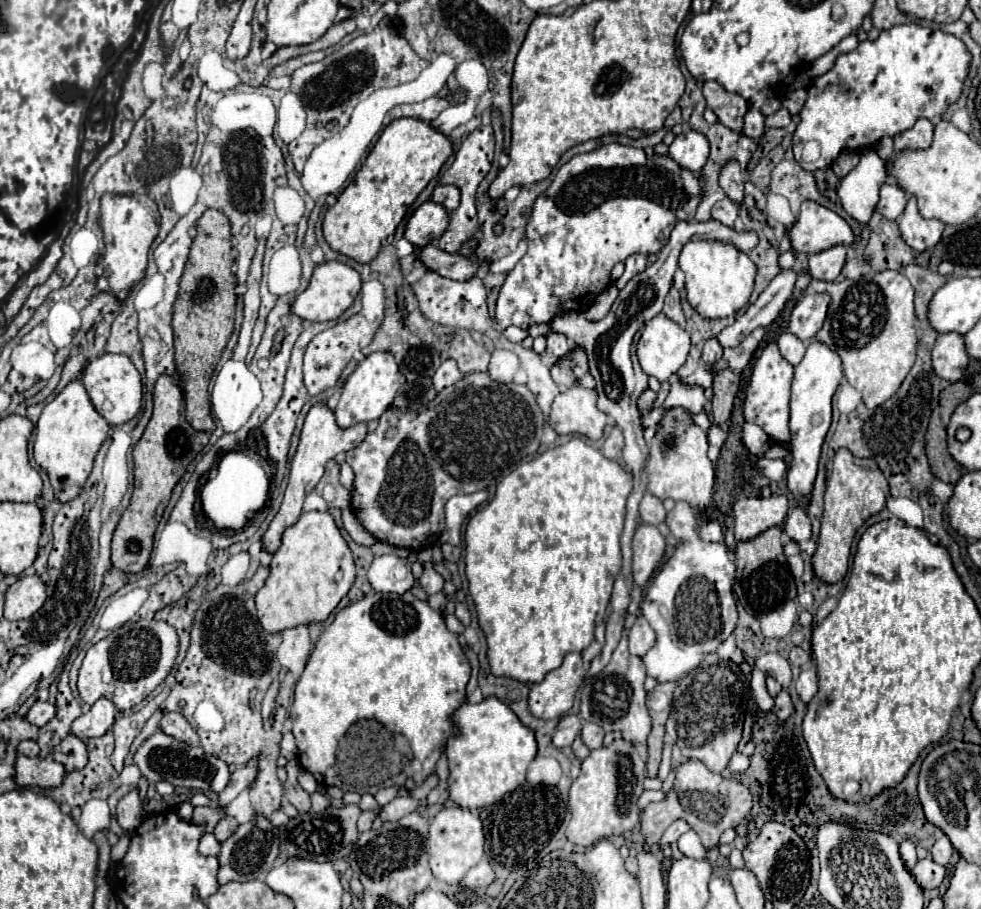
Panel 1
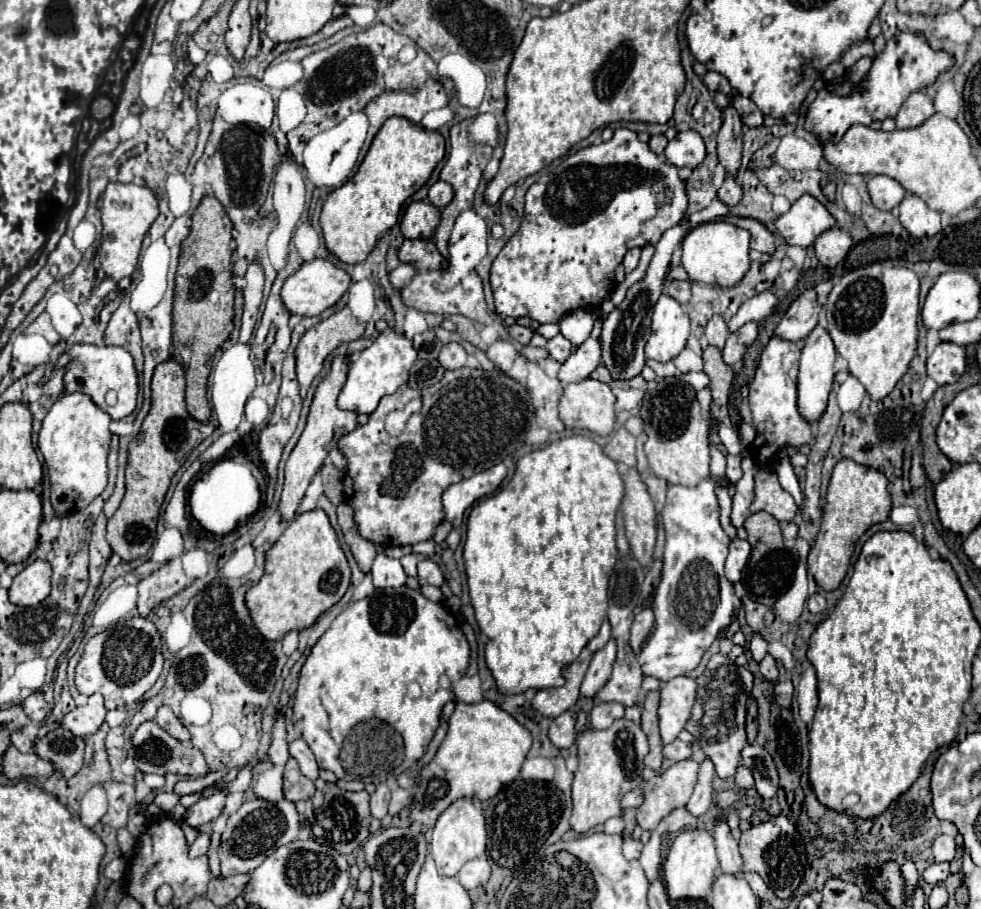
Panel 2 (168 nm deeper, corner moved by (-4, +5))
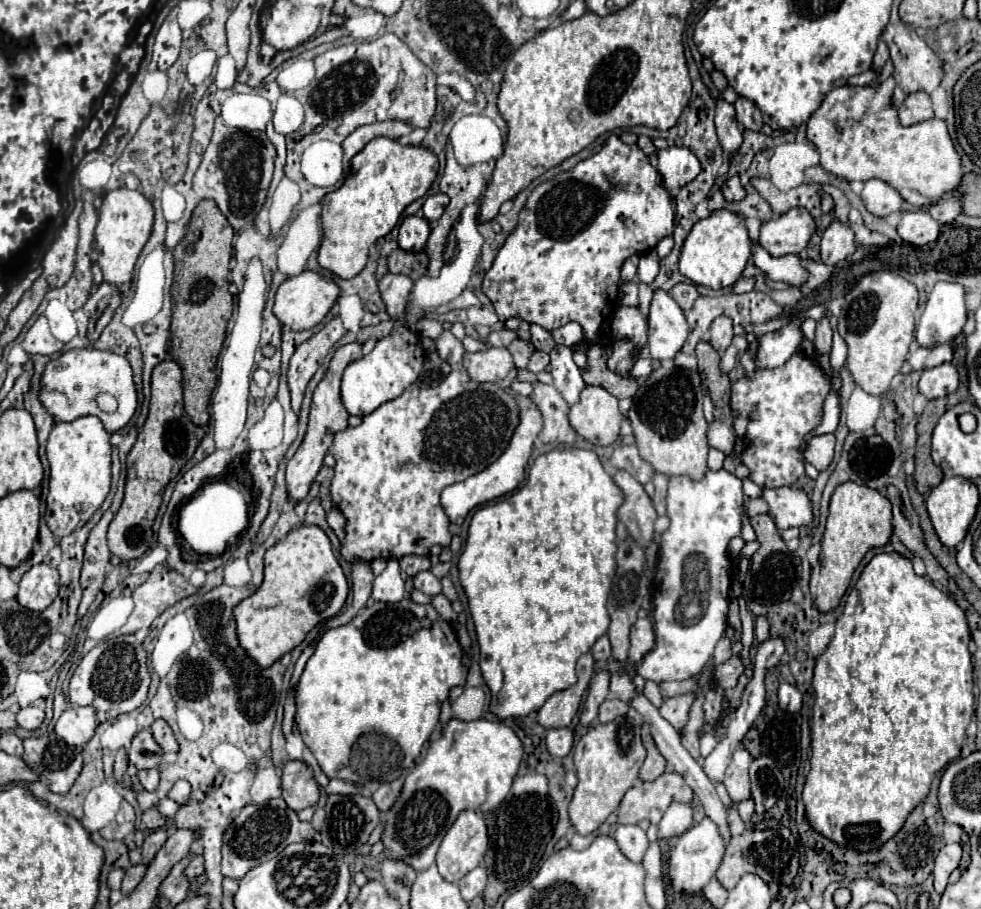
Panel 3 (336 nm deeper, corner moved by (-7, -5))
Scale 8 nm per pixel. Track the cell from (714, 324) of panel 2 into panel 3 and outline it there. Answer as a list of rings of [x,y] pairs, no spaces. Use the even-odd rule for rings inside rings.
[[[718,316],[710,326],[710,344],[718,354],[724,354],[724,350],[732,342],[732,320],[728,316]]]

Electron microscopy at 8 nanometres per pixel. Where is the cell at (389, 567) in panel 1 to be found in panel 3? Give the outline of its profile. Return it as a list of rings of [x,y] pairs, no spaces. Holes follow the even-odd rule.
[[[388,560],[386,570],[374,578],[372,598],[376,602],[400,602],[404,598],[404,580],[400,576],[398,560]]]

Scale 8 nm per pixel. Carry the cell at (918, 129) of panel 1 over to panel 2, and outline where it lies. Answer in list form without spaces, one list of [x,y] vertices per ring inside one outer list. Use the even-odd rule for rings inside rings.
[[[915,92],[911,94],[899,114],[897,114],[897,128],[899,130],[905,130],[905,128],[917,128],[921,126],[925,120],[929,120],[929,116],[935,114],[935,108],[933,108],[933,100],[925,94],[925,92]]]

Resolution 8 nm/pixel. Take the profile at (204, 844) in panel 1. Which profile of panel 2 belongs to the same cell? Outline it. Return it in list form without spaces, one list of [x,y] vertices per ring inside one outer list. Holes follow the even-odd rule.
[[[201,832],[201,834],[197,836],[197,840],[191,844],[189,856],[191,856],[191,858],[203,856],[203,854],[209,850],[209,844],[211,844],[211,834],[207,834],[207,832]]]

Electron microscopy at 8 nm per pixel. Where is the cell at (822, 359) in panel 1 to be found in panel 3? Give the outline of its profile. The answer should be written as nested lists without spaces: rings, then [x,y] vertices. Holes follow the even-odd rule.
[[[828,316],[820,318],[818,324],[816,324],[814,346],[816,346],[816,350],[820,354],[828,354],[830,352],[830,346],[832,346],[832,328],[830,328],[830,322],[828,322]]]

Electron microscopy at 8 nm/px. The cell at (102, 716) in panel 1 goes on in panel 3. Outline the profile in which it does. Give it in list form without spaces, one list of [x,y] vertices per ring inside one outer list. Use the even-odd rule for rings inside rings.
[[[68,706],[58,718],[54,732],[58,738],[68,742],[68,746],[84,746],[96,732],[96,718],[92,706]]]

